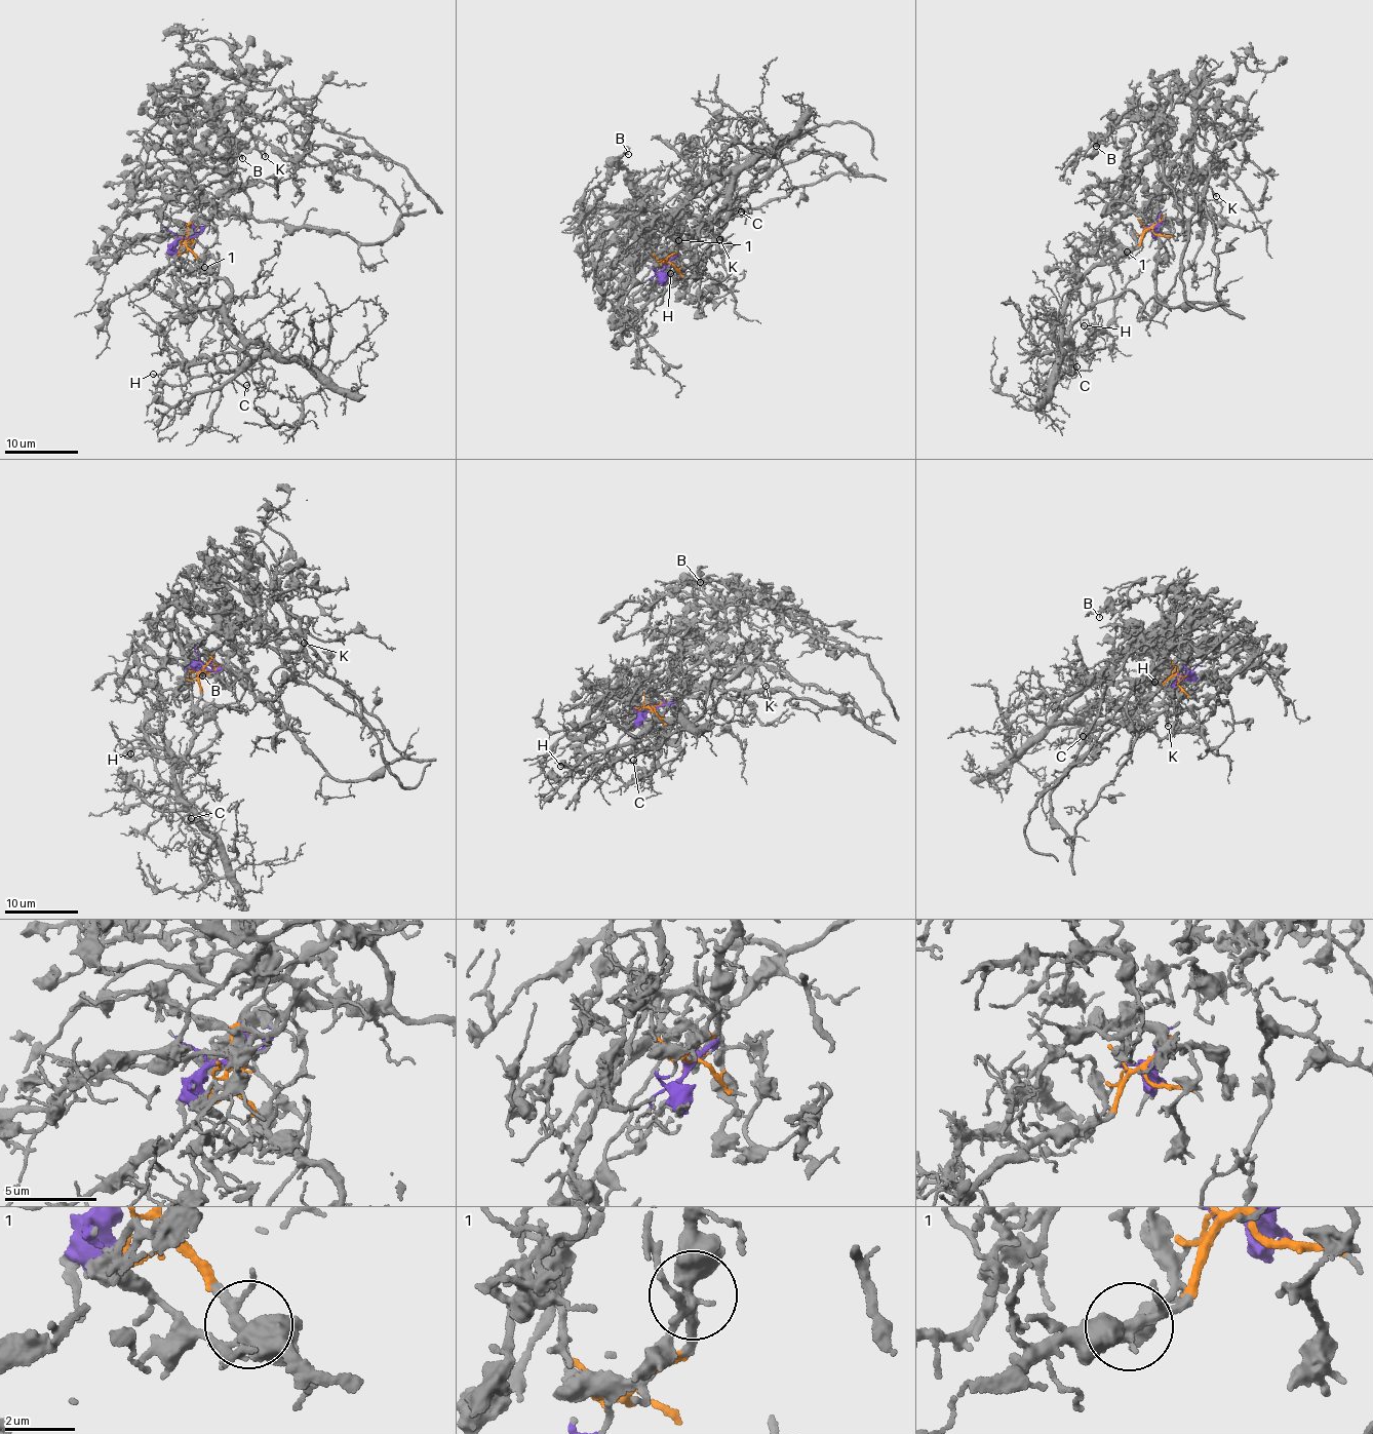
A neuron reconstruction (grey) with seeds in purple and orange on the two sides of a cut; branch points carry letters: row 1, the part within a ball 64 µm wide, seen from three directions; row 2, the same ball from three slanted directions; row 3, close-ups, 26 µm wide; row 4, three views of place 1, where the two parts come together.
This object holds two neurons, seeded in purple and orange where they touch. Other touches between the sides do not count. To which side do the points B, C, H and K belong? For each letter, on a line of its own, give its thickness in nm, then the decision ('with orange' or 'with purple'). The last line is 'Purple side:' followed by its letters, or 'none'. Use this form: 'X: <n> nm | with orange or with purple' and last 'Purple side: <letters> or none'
B: 120 nm | with purple
C: 130 nm | with orange
H: 120 nm | with orange
K: 120 nm | with purple
Purple side: B, K

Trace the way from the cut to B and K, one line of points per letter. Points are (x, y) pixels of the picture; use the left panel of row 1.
B: (185, 238), (210, 217), (201, 189), (277, 188), (309, 148), (295, 126), (249, 110), (221, 142), (241, 159)
K: (185, 238), (231, 215), (388, 240), (399, 206), (363, 179), (303, 166), (257, 139), (265, 156)

